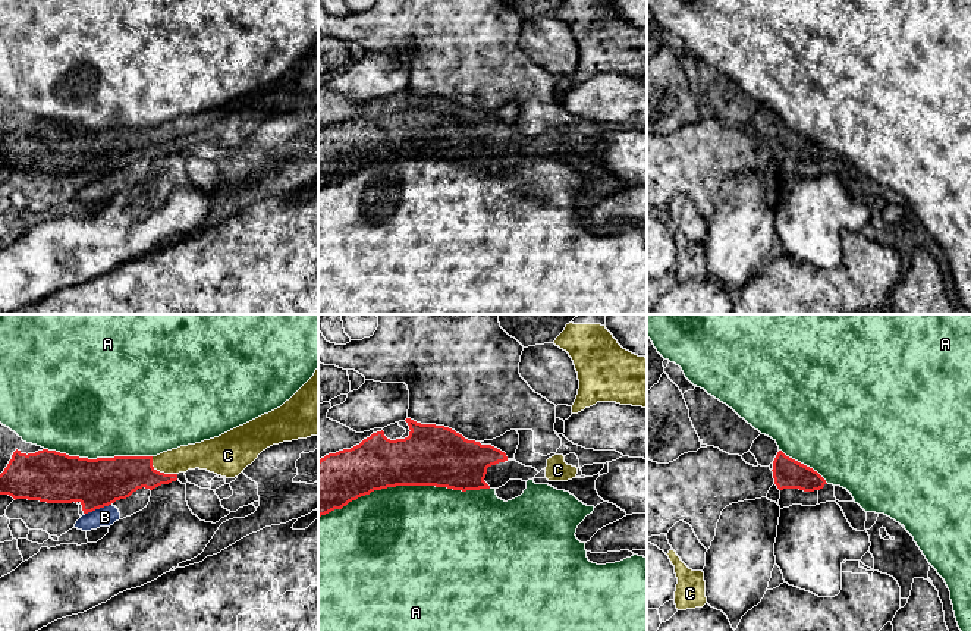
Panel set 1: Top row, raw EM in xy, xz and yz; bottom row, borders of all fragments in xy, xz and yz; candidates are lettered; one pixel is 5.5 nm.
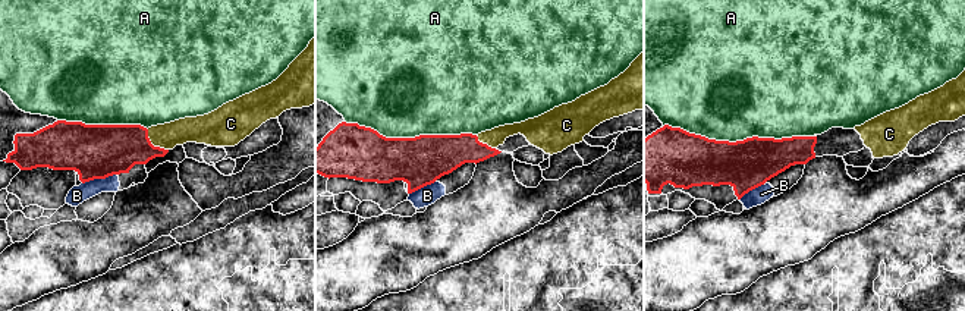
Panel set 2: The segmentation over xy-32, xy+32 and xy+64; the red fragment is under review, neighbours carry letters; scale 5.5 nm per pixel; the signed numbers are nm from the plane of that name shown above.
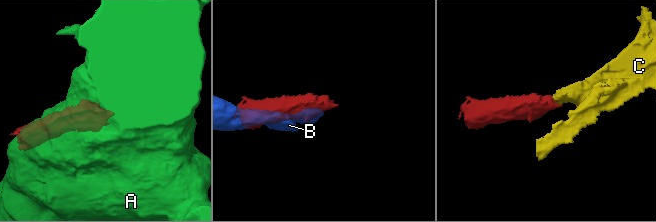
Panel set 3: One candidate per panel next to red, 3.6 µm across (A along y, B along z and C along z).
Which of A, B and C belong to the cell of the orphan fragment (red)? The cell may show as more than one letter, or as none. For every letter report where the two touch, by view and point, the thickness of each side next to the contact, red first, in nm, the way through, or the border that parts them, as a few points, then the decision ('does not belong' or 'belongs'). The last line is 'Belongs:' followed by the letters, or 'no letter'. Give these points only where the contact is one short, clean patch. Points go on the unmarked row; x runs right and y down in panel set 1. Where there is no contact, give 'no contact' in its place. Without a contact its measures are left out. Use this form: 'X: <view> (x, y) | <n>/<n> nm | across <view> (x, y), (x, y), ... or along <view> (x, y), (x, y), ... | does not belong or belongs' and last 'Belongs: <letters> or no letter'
A: xz (404, 156) | 340/500 nm | does not belong
B: xy (97, 179) | 280/110 nm | along xy (110, 175), (85, 185) | does not belong
C: xy (159, 143) | 240/140 nm | across xy (115, 150), (137, 143), (159, 143), (173, 132), (201, 126) | belongs
Belongs: C

